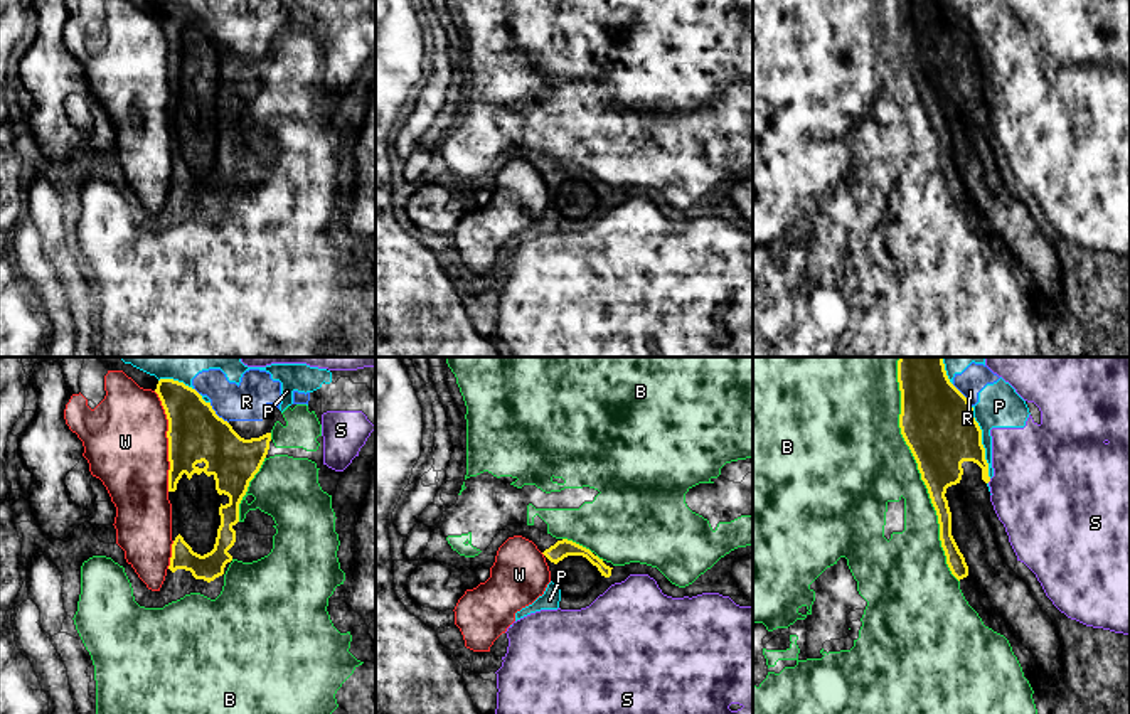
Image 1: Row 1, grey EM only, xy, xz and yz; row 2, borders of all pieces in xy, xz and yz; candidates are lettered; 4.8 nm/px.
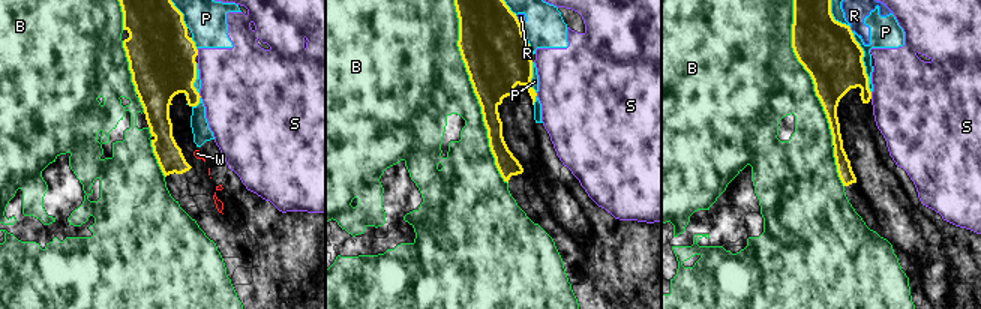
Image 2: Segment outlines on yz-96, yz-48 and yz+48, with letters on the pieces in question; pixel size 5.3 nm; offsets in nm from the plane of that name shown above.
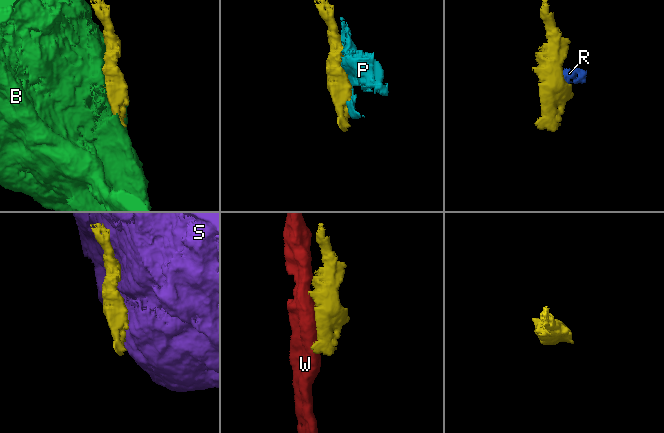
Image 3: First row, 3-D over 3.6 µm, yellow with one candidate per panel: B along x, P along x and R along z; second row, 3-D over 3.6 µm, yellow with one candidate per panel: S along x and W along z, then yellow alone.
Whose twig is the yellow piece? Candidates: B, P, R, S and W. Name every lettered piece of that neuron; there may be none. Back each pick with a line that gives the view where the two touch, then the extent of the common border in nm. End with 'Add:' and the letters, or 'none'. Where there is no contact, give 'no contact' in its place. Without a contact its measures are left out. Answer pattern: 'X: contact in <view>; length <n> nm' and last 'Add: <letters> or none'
Add: none

